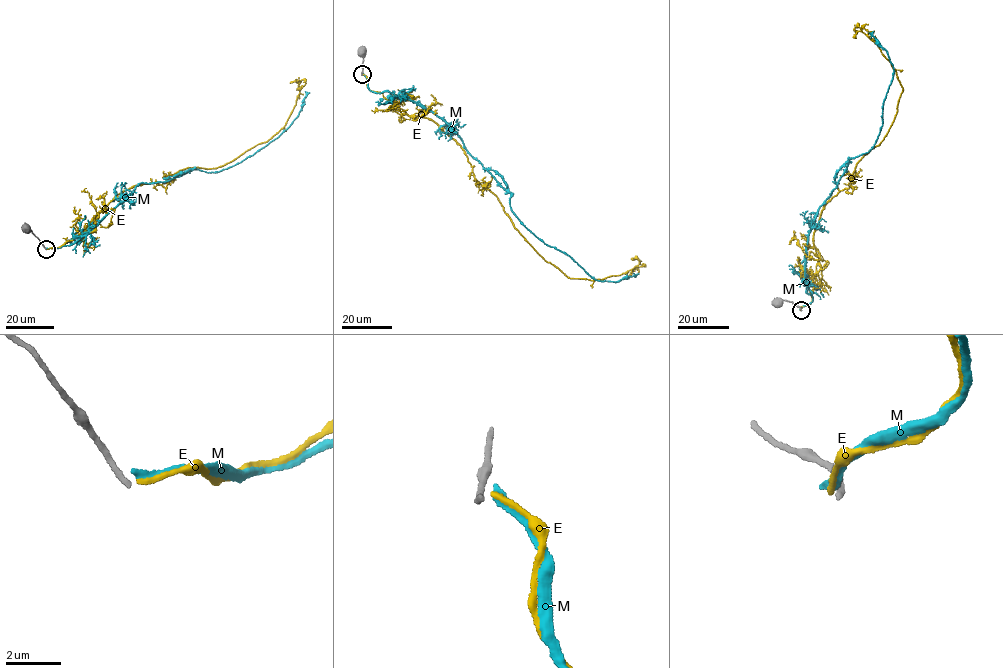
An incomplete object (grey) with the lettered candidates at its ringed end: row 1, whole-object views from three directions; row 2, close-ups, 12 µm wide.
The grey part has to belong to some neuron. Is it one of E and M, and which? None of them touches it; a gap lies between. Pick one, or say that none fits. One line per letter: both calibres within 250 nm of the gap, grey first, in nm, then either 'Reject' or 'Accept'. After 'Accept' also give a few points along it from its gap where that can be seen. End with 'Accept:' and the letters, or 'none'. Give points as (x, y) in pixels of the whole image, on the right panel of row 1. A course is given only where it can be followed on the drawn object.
E: Thickness 200 nm (grey) against 200 nm. Reject
M: Thickness 200 nm (grey) against 280 nm. Reject
Accept: none

